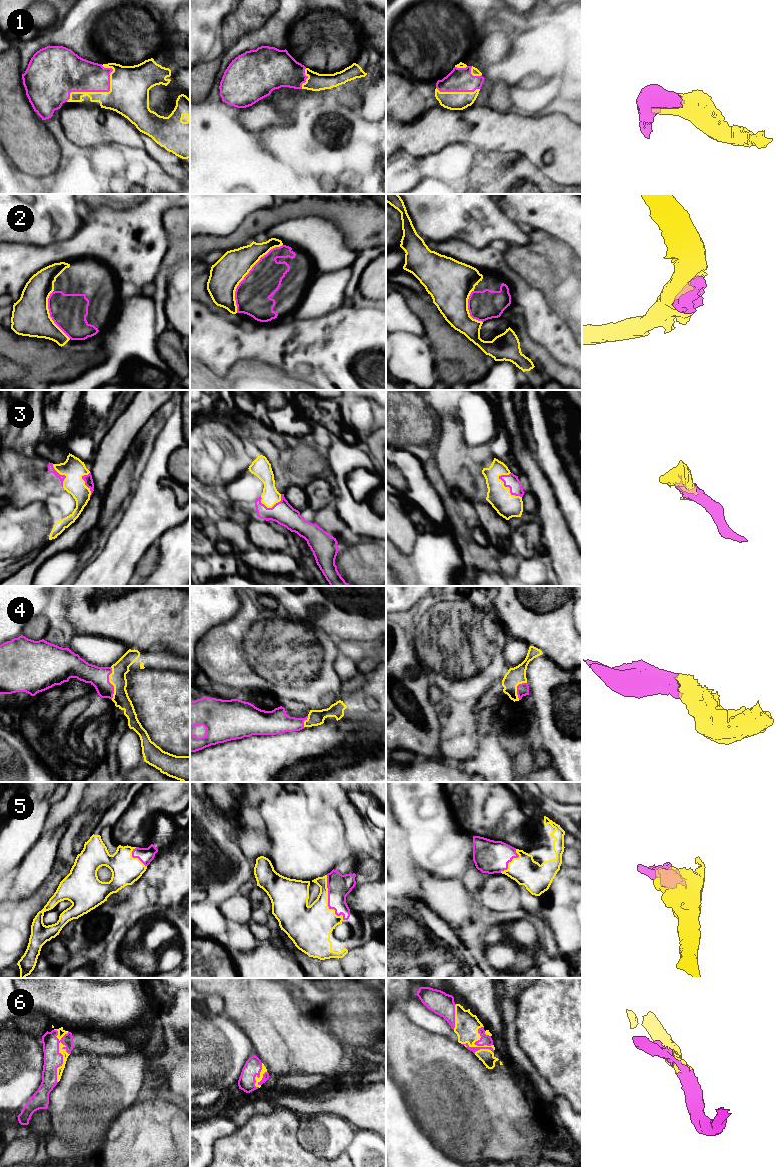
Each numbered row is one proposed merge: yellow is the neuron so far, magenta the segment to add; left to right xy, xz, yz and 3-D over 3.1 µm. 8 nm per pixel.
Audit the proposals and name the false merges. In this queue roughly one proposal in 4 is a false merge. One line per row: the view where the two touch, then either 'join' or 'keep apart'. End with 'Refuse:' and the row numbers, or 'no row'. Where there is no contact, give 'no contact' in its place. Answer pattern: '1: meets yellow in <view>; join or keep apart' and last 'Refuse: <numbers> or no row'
1: meets yellow in xy; join
2: meets yellow in xz; join
3: meets yellow in yz; join
4: meets yellow in xy; join
5: meets yellow in xz; join
6: meets yellow in yz; join
Refuse: no row

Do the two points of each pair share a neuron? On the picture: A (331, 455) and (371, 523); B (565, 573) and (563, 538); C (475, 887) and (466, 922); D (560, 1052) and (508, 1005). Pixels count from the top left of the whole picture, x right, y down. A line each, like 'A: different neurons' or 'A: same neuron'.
A: same neuron
B: same neuron
C: different neurons
D: different neurons

